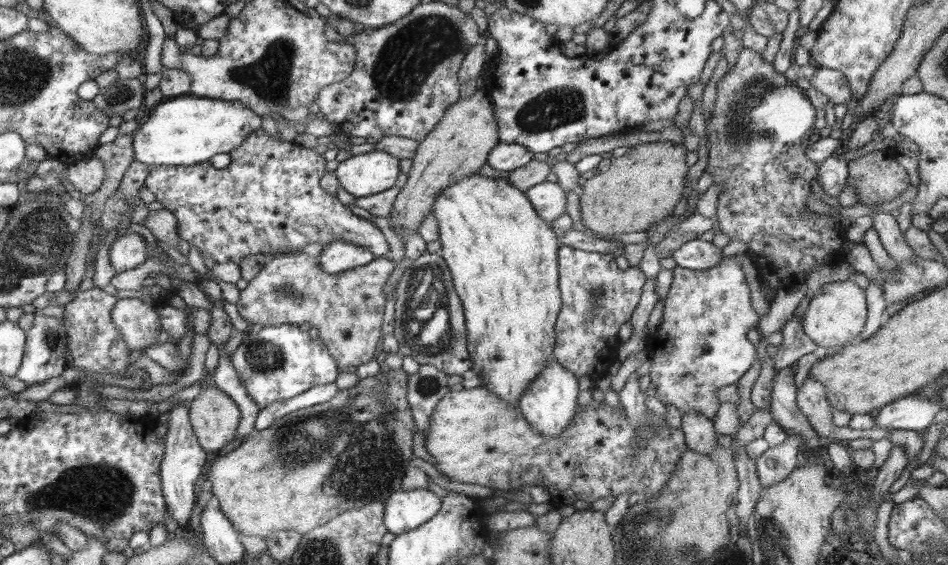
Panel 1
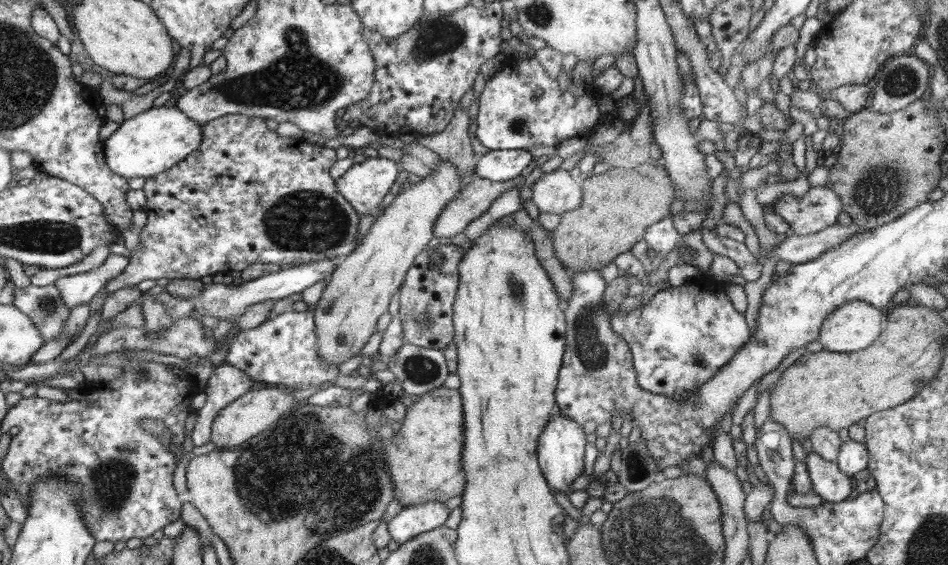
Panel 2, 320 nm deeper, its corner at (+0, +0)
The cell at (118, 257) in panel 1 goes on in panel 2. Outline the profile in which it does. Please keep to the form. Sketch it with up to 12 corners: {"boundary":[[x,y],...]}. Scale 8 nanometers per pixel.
{"boundary":[[110,254],[90,272],[58,277],[71,311],[90,303],[106,281],[122,274],[126,256]]}

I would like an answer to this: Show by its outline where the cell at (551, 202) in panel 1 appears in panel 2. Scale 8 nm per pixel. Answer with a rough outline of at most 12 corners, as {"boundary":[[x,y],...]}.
{"boundary":[[566,170],[532,186],[542,212],[563,215],[583,199],[581,178]]}

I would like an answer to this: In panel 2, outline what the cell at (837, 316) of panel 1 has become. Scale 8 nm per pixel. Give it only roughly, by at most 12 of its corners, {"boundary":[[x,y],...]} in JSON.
{"boundary":[[847,302],[825,318],[817,340],[858,352],[880,336],[884,312]]}

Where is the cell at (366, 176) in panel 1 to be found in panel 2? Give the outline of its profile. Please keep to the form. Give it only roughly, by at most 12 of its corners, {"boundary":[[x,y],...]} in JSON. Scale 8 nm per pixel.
{"boundary":[[367,158],[336,186],[359,215],[376,215],[396,161]]}

